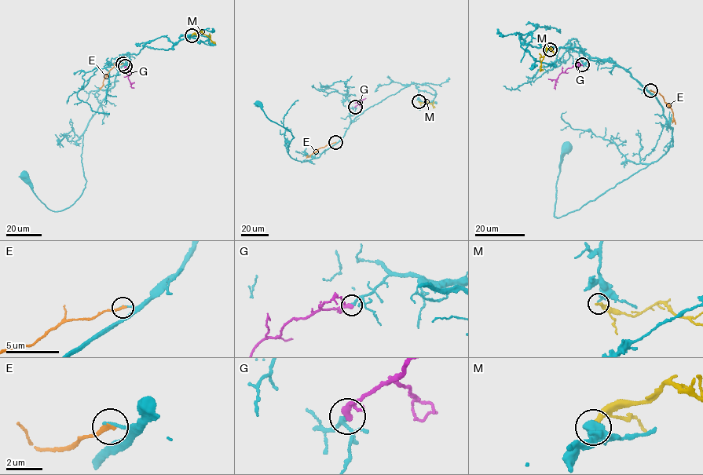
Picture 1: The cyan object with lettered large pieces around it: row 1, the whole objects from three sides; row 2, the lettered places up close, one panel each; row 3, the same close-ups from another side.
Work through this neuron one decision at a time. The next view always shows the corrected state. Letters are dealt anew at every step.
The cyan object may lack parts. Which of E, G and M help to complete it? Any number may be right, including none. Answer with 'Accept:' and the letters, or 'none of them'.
Accept: G

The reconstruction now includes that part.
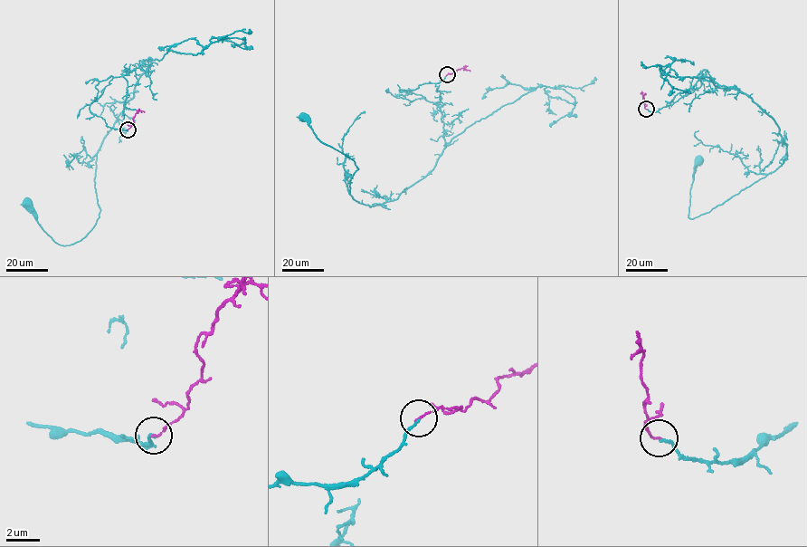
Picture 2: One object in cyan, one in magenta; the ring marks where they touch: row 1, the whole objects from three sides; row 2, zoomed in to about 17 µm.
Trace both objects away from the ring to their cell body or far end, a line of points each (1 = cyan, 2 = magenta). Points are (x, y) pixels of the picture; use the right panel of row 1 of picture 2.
1: (646, 109), (671, 105), (702, 73), (735, 87), (771, 117), (787, 155), (774, 170), (689, 218), (697, 160)
2: (646, 109), (644, 94), (642, 98)

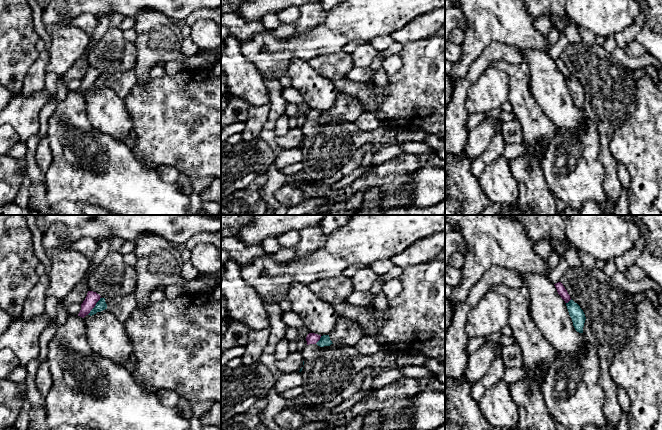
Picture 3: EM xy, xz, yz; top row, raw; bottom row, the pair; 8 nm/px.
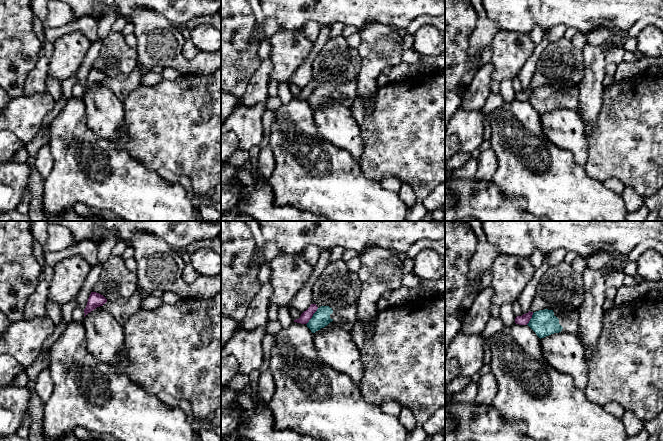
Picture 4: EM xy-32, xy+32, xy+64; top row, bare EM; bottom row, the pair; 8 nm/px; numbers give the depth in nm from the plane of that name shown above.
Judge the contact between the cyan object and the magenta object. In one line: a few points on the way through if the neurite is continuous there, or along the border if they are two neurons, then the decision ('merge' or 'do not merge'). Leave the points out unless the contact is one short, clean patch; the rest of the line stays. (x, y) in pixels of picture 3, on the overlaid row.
border xy (100, 297), (87, 314); do not merge

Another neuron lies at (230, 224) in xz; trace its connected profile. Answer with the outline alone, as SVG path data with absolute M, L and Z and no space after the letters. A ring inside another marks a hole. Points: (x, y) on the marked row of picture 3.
M221 215L221 239L235 237L253 218L254 215Z

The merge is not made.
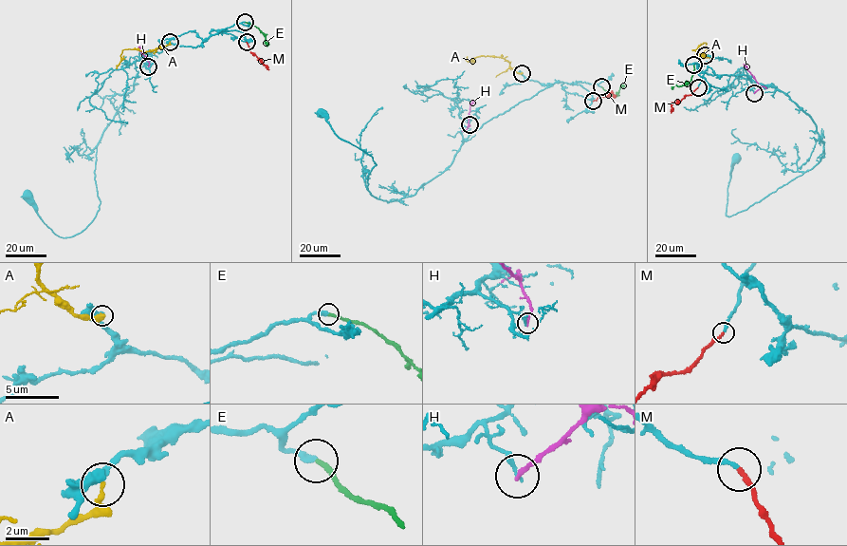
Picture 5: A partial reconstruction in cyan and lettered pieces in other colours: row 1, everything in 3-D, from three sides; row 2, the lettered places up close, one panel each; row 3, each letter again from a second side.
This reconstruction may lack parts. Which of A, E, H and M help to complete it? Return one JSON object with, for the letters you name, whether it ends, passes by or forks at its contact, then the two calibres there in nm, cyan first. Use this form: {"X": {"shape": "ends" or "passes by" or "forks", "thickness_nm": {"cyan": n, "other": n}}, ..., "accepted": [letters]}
{"E": {"shape": "ends", "thickness_nm": {"cyan": 280, "other": 200}}, "M": {"shape": "ends", "thickness_nm": {"cyan": 200, "other": 200}}, "accepted": ["E", "M"]}

